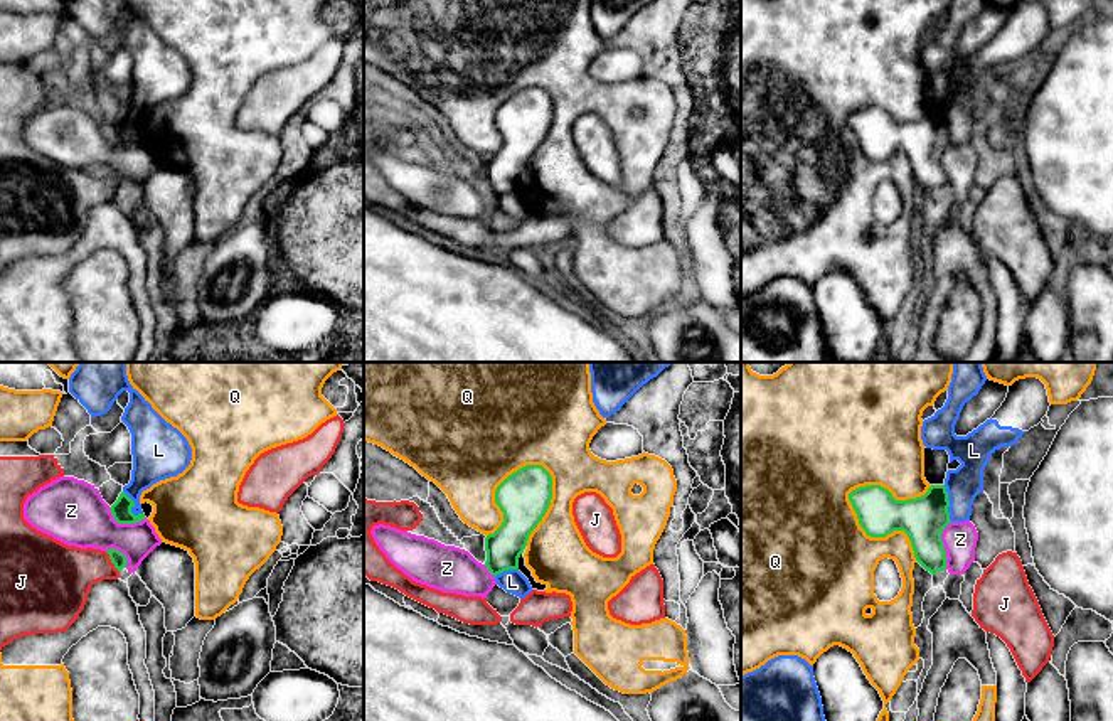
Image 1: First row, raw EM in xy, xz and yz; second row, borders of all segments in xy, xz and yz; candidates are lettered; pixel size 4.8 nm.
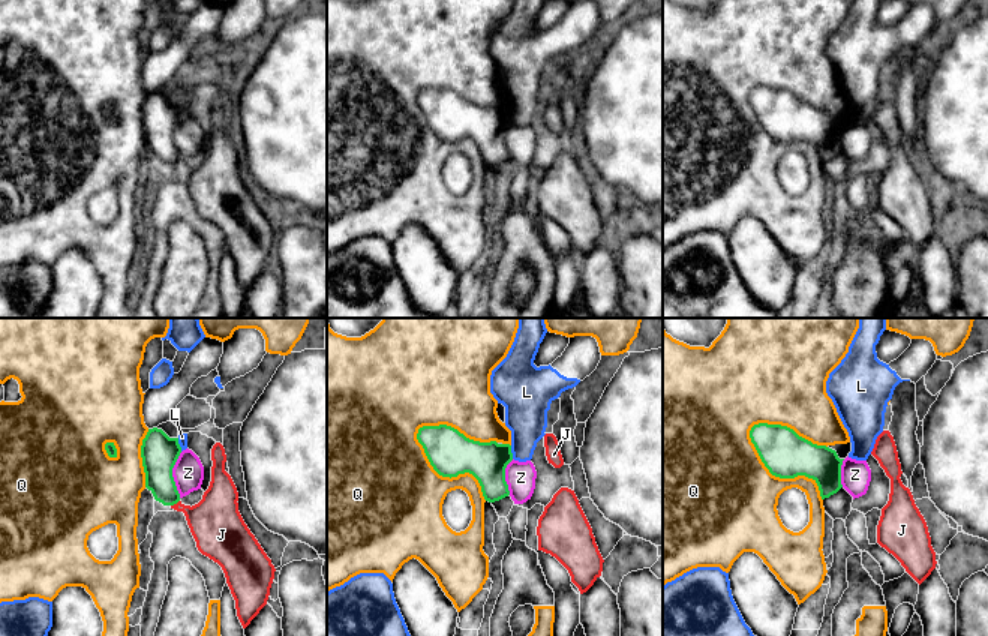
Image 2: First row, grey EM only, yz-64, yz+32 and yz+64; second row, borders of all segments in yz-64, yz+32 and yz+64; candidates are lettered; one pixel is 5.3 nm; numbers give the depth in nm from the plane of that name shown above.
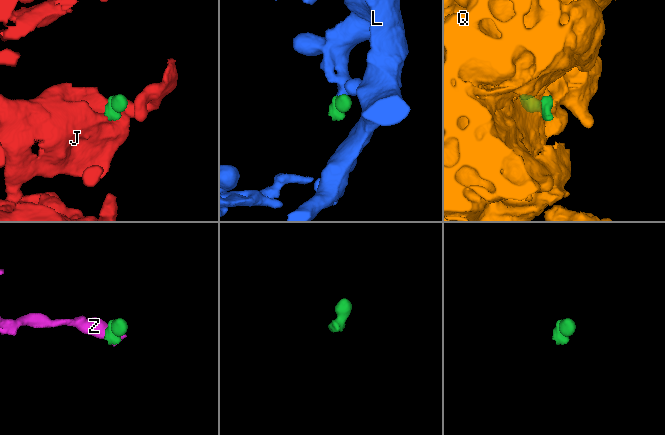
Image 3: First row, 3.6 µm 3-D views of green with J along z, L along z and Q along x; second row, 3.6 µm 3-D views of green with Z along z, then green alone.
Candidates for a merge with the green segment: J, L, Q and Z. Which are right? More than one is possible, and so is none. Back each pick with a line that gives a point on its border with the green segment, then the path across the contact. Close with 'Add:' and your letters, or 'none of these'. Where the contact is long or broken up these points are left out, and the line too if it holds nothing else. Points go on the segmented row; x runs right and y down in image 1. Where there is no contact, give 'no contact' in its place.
J: meets green in xy at (111, 561); runs through xy (118, 560), (111, 561), (61, 575)
Add: J

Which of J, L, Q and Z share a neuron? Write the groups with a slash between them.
J / L / Q / Z

